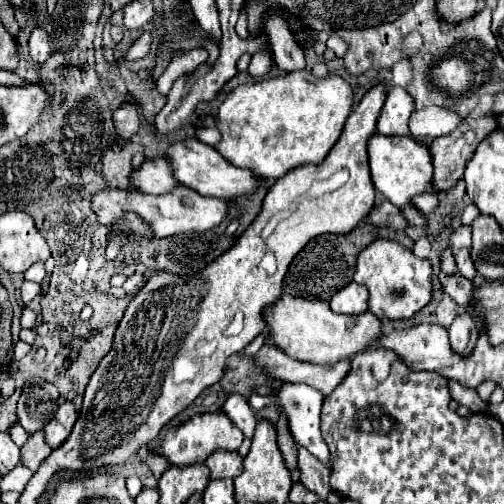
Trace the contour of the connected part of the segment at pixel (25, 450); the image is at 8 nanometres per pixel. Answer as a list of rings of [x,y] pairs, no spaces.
[[[38,431],[34,433],[26,445],[22,447],[22,463],[30,469],[30,471],[36,471],[40,467],[40,463],[52,453],[52,449],[48,447],[46,439],[44,439],[44,431]]]

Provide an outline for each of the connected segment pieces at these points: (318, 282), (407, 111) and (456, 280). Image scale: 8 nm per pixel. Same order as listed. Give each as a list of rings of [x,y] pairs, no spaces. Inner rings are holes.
[[[360,223],[354,231],[348,235],[320,235],[312,239],[290,263],[290,269],[284,277],[284,293],[292,297],[304,297],[304,299],[320,299],[320,301],[330,301],[336,291],[344,289],[354,275],[354,265],[358,253],[368,247],[374,239],[378,237],[376,227],[368,223]]]
[[[390,87],[382,113],[378,117],[378,133],[386,137],[410,137],[408,119],[414,113],[414,101],[402,87]]]
[[[440,275],[442,287],[444,291],[462,307],[470,307],[472,305],[472,293],[474,293],[474,283],[464,279],[462,275]]]

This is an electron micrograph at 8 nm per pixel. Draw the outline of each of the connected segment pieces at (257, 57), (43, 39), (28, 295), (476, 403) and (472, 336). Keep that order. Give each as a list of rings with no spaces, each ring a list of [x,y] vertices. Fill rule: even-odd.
[[[256,51],[248,65],[248,73],[254,77],[264,77],[272,67],[272,57],[268,51]]]
[[[36,23],[32,35],[30,35],[30,55],[34,61],[44,63],[50,55],[50,47],[48,47],[48,33],[42,27],[42,23]]]
[[[24,281],[20,291],[22,291],[22,301],[28,305],[36,295],[40,295],[40,285],[38,285],[38,283],[28,283],[28,281]]]
[[[450,381],[450,391],[452,391],[452,399],[458,401],[460,405],[466,405],[472,413],[482,413],[484,411],[484,401],[478,397],[478,393],[474,389],[462,387],[456,381]]]
[[[462,313],[454,319],[454,323],[450,325],[450,343],[452,349],[458,353],[470,353],[472,347],[476,345],[478,339],[478,323],[474,321],[474,317],[470,313]]]

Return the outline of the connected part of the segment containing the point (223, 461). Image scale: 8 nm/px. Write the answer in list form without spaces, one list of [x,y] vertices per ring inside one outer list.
[[[216,451],[206,459],[212,479],[234,479],[242,473],[242,457],[236,451]]]

